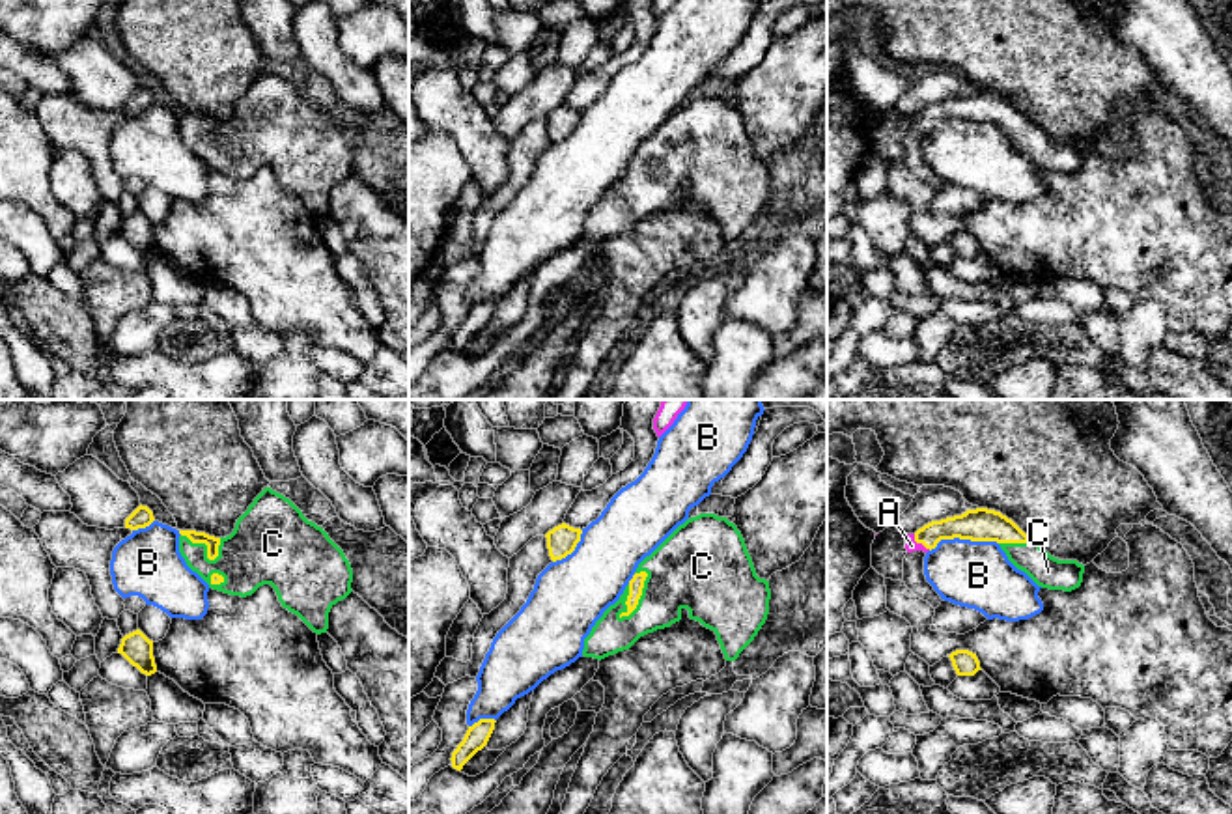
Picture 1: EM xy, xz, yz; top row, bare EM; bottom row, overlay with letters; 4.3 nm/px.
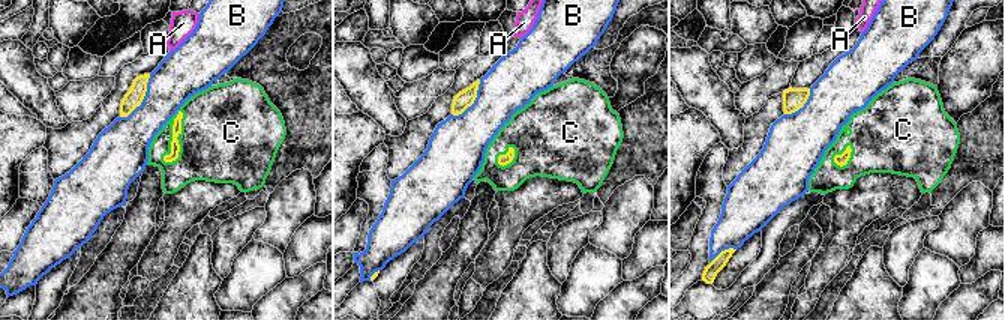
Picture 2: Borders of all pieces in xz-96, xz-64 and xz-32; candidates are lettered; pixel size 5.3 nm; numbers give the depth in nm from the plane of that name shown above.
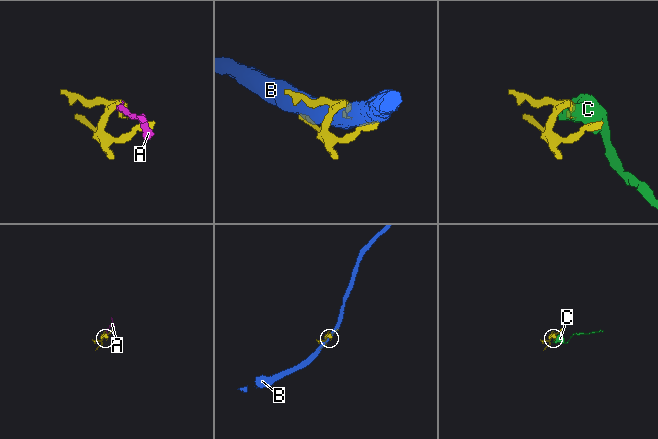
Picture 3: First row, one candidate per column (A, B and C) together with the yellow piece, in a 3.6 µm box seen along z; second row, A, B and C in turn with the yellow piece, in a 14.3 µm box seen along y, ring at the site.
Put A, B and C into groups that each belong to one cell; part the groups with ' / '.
A C / B

